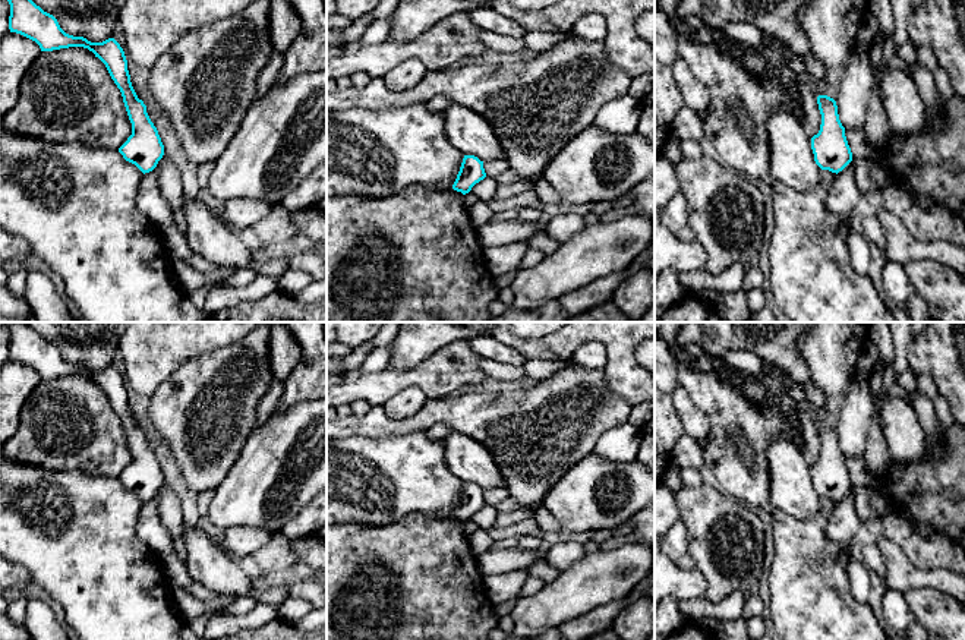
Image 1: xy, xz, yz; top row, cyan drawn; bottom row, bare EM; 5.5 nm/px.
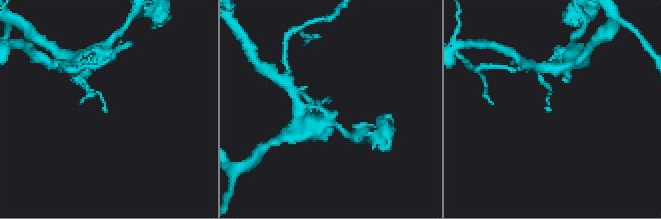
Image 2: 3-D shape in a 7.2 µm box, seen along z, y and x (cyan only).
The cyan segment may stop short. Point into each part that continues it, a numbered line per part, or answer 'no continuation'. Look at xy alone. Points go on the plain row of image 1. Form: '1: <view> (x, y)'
no continuation

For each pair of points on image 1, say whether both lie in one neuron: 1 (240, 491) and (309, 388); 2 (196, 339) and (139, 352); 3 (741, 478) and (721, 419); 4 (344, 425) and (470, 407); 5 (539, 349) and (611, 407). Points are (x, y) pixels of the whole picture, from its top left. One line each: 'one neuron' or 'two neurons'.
1: two neurons
2: one neuron
3: one neuron
4: one neuron
5: two neurons

